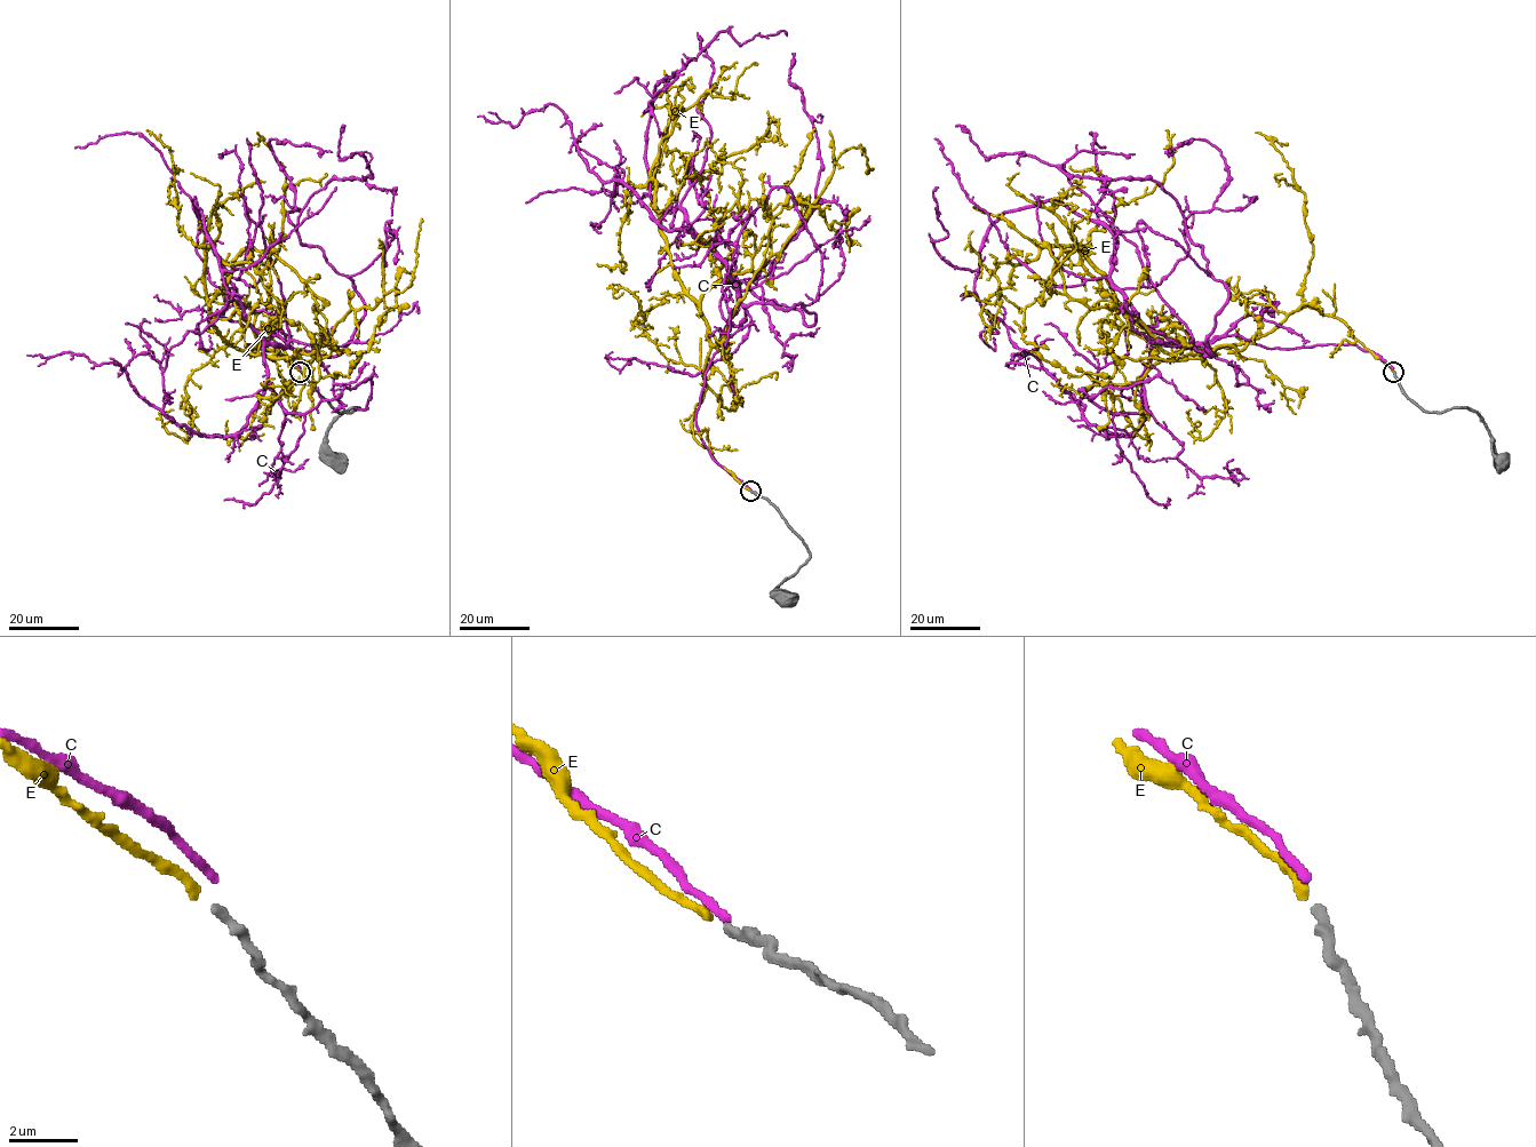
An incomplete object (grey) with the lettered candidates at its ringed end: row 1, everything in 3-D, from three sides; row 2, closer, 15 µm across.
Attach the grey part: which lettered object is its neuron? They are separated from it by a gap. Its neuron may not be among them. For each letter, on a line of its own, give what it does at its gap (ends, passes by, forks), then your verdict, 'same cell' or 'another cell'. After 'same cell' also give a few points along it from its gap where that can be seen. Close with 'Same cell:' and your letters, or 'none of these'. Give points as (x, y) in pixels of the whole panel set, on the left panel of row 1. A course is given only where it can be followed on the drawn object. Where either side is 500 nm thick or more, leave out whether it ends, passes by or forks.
C: it ends there; another cell
E: it ends there; same cell; it runs (299, 371), (244, 319), (252, 308), (256, 345), (221, 336), (200, 246), (249, 263), (285, 303), (303, 285)
Same cell: E

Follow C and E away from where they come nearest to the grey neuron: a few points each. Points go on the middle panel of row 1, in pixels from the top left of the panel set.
C: (750, 490), (695, 423), (734, 281), (678, 208), (660, 214), (645, 132), (654, 87), (723, 31), (787, 36)
E: (749, 490), (694, 438), (707, 320), (660, 232), (651, 167), (675, 119), (708, 92), (734, 95), (754, 63)

